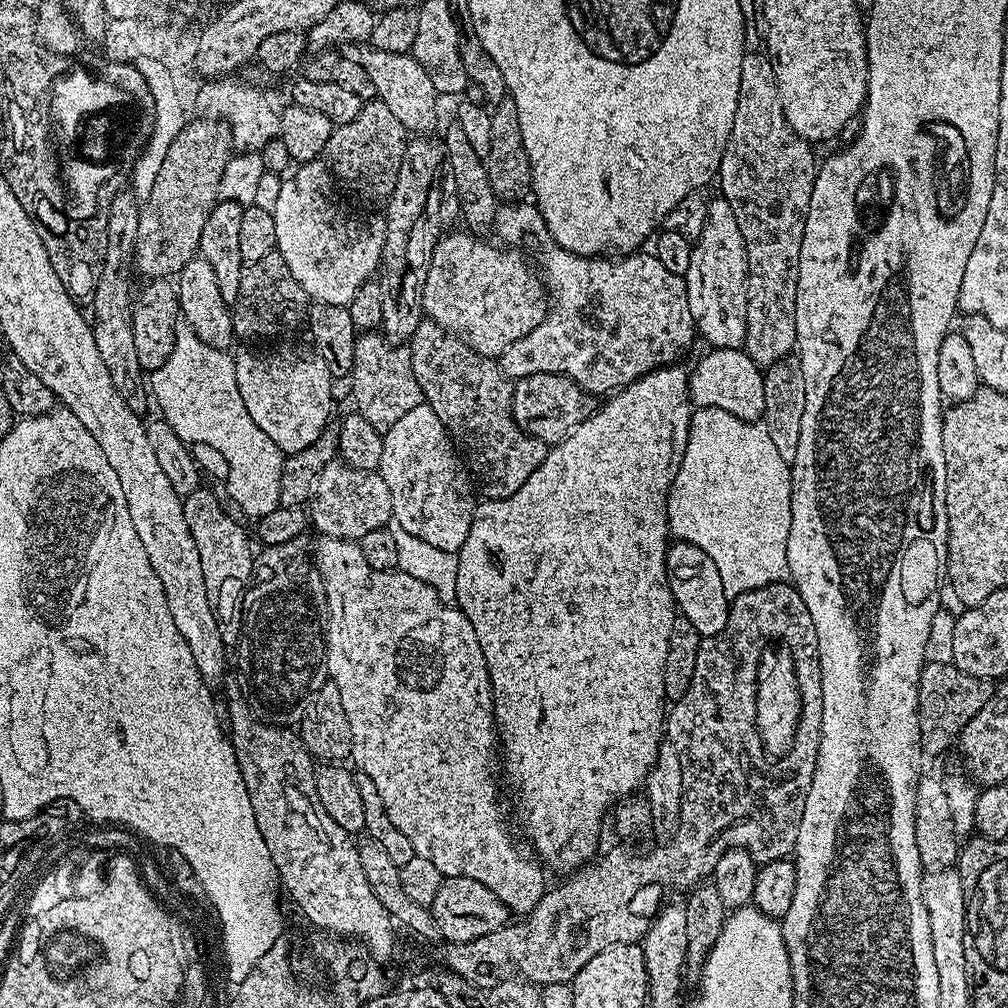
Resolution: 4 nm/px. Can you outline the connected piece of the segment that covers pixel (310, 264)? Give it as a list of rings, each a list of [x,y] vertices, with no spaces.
[[[323,159],[311,160],[295,170],[297,172],[292,177],[282,179],[278,202],[272,211],[274,231],[277,234],[275,251],[279,252],[286,266],[290,266],[290,274],[298,278],[298,286],[302,286],[304,293],[313,301],[321,300],[347,306],[366,281],[377,275],[384,253],[385,221],[376,216],[369,220],[351,220],[344,216],[343,210],[332,201],[334,177]]]

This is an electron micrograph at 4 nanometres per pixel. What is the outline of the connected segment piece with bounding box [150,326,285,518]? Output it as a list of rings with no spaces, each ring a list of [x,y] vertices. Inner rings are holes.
[[[180,326],[176,329],[176,345],[170,354],[170,358],[166,358],[166,362],[162,362],[159,370],[151,373],[150,380],[156,383],[156,388],[160,392],[164,392],[164,400],[168,404],[180,404],[180,420],[188,427],[186,436],[192,444],[198,442],[206,442],[206,446],[214,446],[214,450],[222,450],[222,458],[226,458],[228,463],[228,480],[232,484],[232,496],[236,500],[252,500],[253,517],[259,518],[270,514],[270,510],[280,507],[280,499],[278,498],[278,486],[282,478],[282,466],[284,465],[285,453],[281,452],[278,446],[274,446],[274,442],[270,442],[270,438],[266,438],[266,434],[262,434],[262,430],[258,430],[254,418],[250,418],[250,410],[246,410],[246,402],[242,402],[242,394],[238,394],[238,378],[236,377],[236,362],[225,349],[215,348],[214,346],[206,346],[206,342],[202,342],[202,338],[198,338],[198,334],[194,334],[194,330],[187,326]]]

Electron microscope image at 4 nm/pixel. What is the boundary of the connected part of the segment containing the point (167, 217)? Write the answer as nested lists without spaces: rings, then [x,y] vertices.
[[[193,119],[170,142],[170,151],[154,178],[154,187],[139,205],[134,268],[144,278],[171,277],[198,255],[202,226],[206,226],[206,218],[220,196],[222,170],[226,170],[226,162],[234,155],[227,124],[216,119]]]

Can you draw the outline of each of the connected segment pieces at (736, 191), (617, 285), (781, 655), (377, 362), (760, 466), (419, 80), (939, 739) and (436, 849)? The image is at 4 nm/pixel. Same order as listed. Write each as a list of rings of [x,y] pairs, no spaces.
[[[745,51],[742,58],[742,78],[738,90],[738,110],[734,114],[734,126],[730,130],[730,138],[726,142],[726,150],[722,154],[720,171],[718,173],[719,195],[726,202],[730,202],[730,210],[734,210],[734,218],[738,218],[738,230],[742,230],[742,242],[746,250],[746,262],[748,263],[748,297],[746,298],[746,338],[744,339],[744,351],[755,364],[769,366],[783,361],[788,351],[796,348],[796,295],[798,294],[798,258],[802,258],[802,234],[806,230],[806,214],[810,210],[810,194],[814,190],[816,181],[816,169],[818,159],[812,153],[813,145],[803,140],[798,134],[792,132],[792,128],[786,122],[782,104],[778,98],[776,79],[772,69],[772,61],[763,51]]]
[[[532,202],[501,203],[496,209],[494,228],[495,231],[500,231],[502,239],[512,243],[509,245],[519,246],[521,249],[532,248],[536,255],[535,267],[550,297],[548,313],[544,315],[542,322],[538,322],[538,326],[534,326],[534,330],[530,330],[526,338],[514,342],[499,357],[500,369],[510,378],[556,372],[559,376],[573,380],[583,392],[600,398],[605,394],[615,393],[627,384],[633,384],[656,368],[666,368],[669,364],[683,361],[692,339],[697,339],[696,323],[690,314],[690,298],[686,298],[683,276],[670,274],[670,270],[666,270],[666,266],[662,266],[662,262],[658,262],[654,254],[643,256],[643,251],[640,250],[620,254],[615,258],[604,254],[574,254],[554,242],[540,209]]]
[[[765,647],[760,653],[760,669],[756,675],[756,729],[760,732],[763,751],[769,757],[783,757],[796,739],[799,722],[800,687],[796,681],[796,664],[787,648]]]
[[[373,330],[356,337],[354,346],[354,366],[351,370],[352,386],[350,397],[354,403],[355,411],[370,422],[370,426],[387,430],[394,426],[400,418],[405,417],[410,410],[424,403],[424,395],[418,386],[418,378],[414,378],[414,366],[410,366],[410,350],[404,344],[391,344],[379,331]]]
[[[696,408],[692,413],[690,434],[686,442],[686,454],[682,454],[682,466],[678,466],[678,474],[668,491],[668,530],[677,541],[698,546],[702,554],[706,554],[718,566],[718,575],[722,577],[722,586],[729,598],[735,598],[752,590],[758,590],[767,584],[779,584],[789,579],[788,559],[786,558],[786,542],[790,538],[790,514],[792,513],[792,469],[782,460],[777,447],[765,430],[763,423],[734,418],[726,410],[717,408]]]
[[[371,46],[365,49],[362,54],[359,53],[358,59],[374,83],[376,96],[389,107],[394,118],[402,122],[405,131],[427,133],[424,131],[432,129],[436,124],[436,104],[440,102],[440,98],[426,70],[422,69],[411,53],[386,52]]]
[[[926,662],[919,675],[919,738],[920,749],[926,755],[944,753],[959,737],[961,730],[978,714],[995,692],[995,681],[980,679],[958,670],[956,664]]]
[[[324,538],[319,542],[321,544],[317,546],[316,552],[314,548],[314,568],[324,582],[327,616],[326,672],[330,677],[330,683],[338,686],[338,690],[342,694],[342,707],[346,710],[346,718],[350,718],[351,763],[359,771],[364,772],[366,778],[370,778],[370,782],[374,782],[374,787],[382,797],[382,806],[386,806],[386,814],[390,814],[390,822],[394,822],[394,826],[398,826],[398,830],[402,830],[402,834],[406,834],[406,838],[410,838],[410,846],[414,846],[416,855],[430,858],[430,862],[434,862],[434,866],[438,866],[438,870],[445,877],[465,876],[474,878],[474,882],[482,882],[482,886],[486,886],[486,890],[493,892],[507,906],[509,913],[532,912],[546,891],[545,869],[539,859],[530,855],[529,849],[523,843],[516,844],[507,822],[504,821],[504,812],[500,809],[500,796],[496,793],[498,729],[496,713],[492,706],[492,683],[486,666],[486,658],[482,654],[482,646],[478,646],[478,638],[474,634],[474,626],[470,626],[470,622],[459,607],[444,604],[442,598],[438,598],[438,594],[434,594],[434,590],[430,586],[426,586],[426,582],[418,582],[418,578],[410,578],[410,574],[399,570],[391,572],[374,570],[374,566],[370,566],[370,562],[366,562],[366,558],[362,558],[359,543],[331,538]]]

